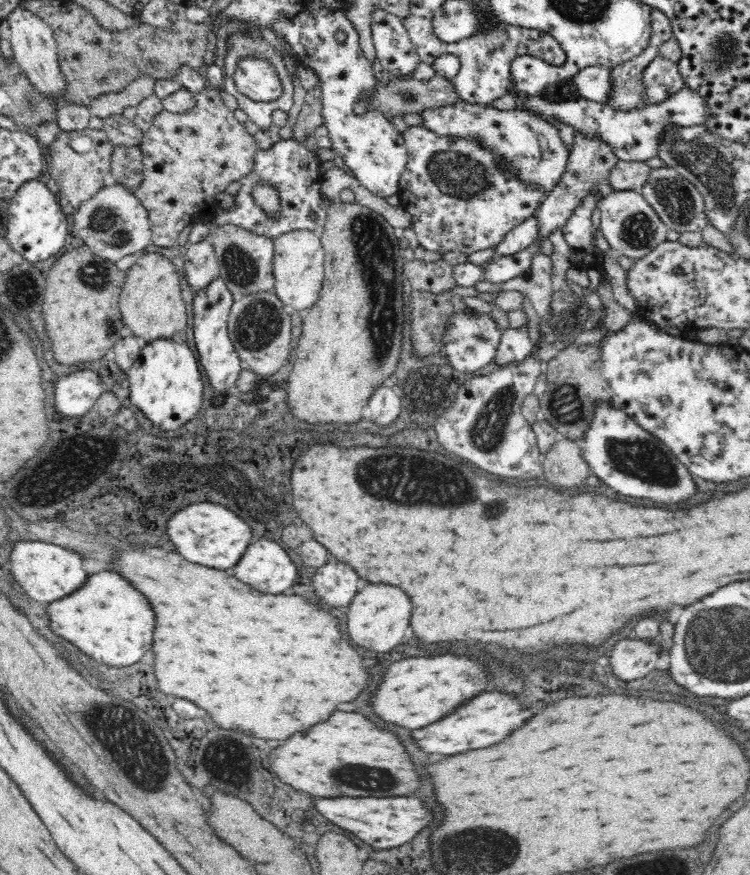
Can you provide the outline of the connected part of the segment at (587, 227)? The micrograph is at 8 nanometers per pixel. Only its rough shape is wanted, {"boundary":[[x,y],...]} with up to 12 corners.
{"boundary":[[599,190],[584,196],[561,228],[566,242],[600,269],[604,255],[592,243]]}

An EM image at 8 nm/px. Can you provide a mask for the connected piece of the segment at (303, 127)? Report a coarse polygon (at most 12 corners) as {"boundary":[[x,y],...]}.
{"boundary":[[309,90],[292,127],[304,144],[323,124],[323,91]]}

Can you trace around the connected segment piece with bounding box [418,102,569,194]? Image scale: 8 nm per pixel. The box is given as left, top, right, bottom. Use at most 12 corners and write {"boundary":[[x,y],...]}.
{"boundary":[[456,103],[418,112],[438,136],[477,138],[545,194],[569,154],[530,111]]}

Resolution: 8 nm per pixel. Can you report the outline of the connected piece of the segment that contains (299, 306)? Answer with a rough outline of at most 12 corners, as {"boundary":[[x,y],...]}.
{"boundary":[[319,231],[273,241],[273,292],[290,312],[317,302]]}

